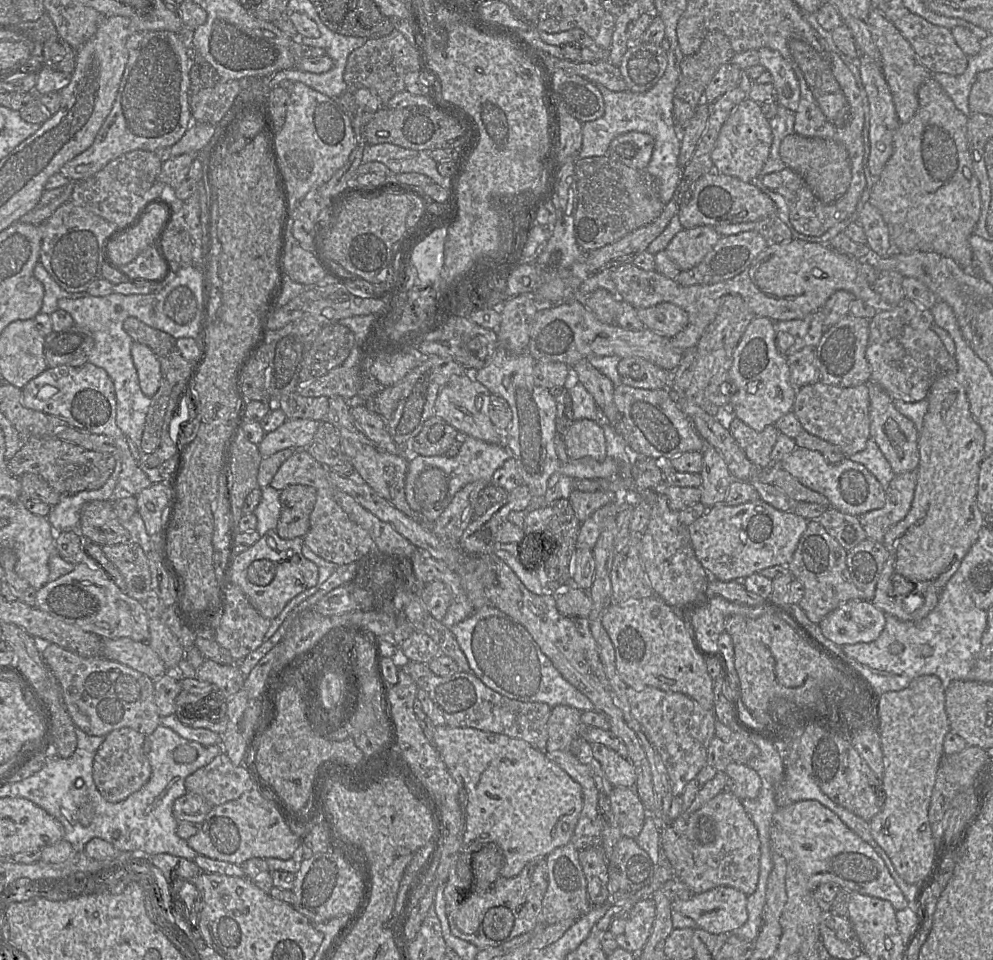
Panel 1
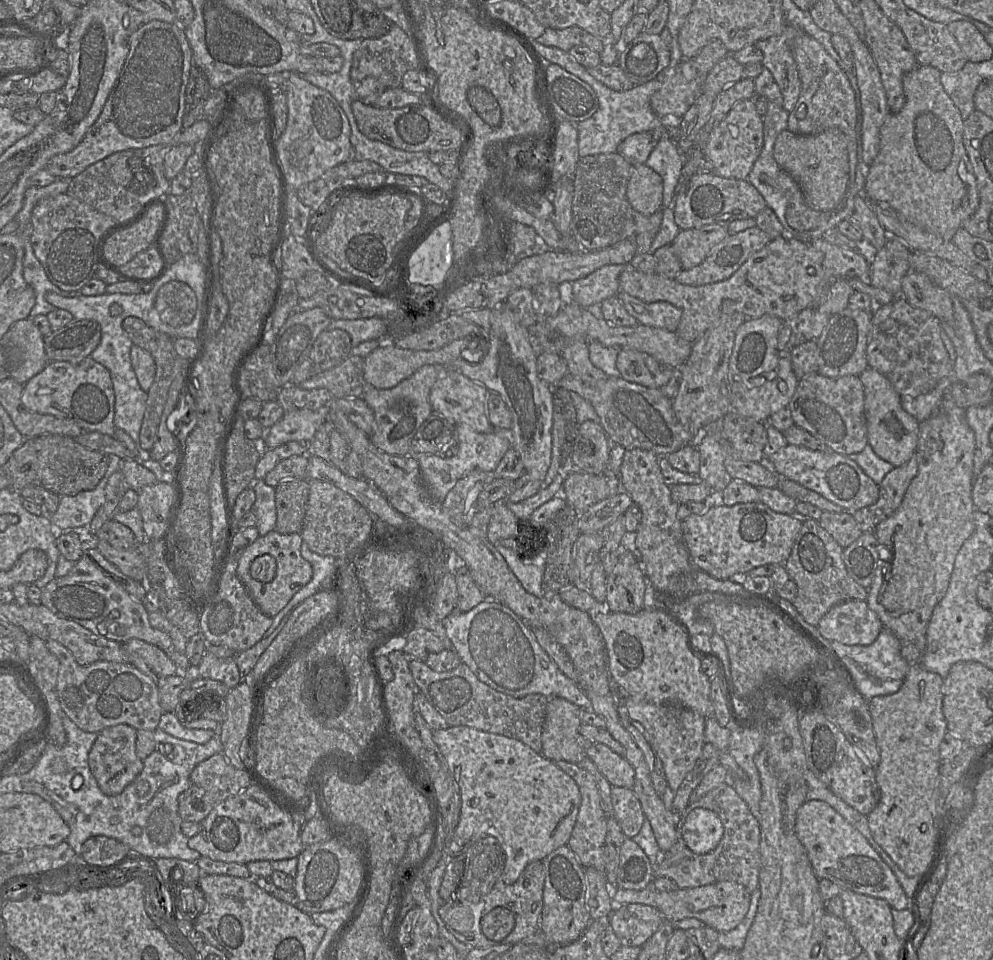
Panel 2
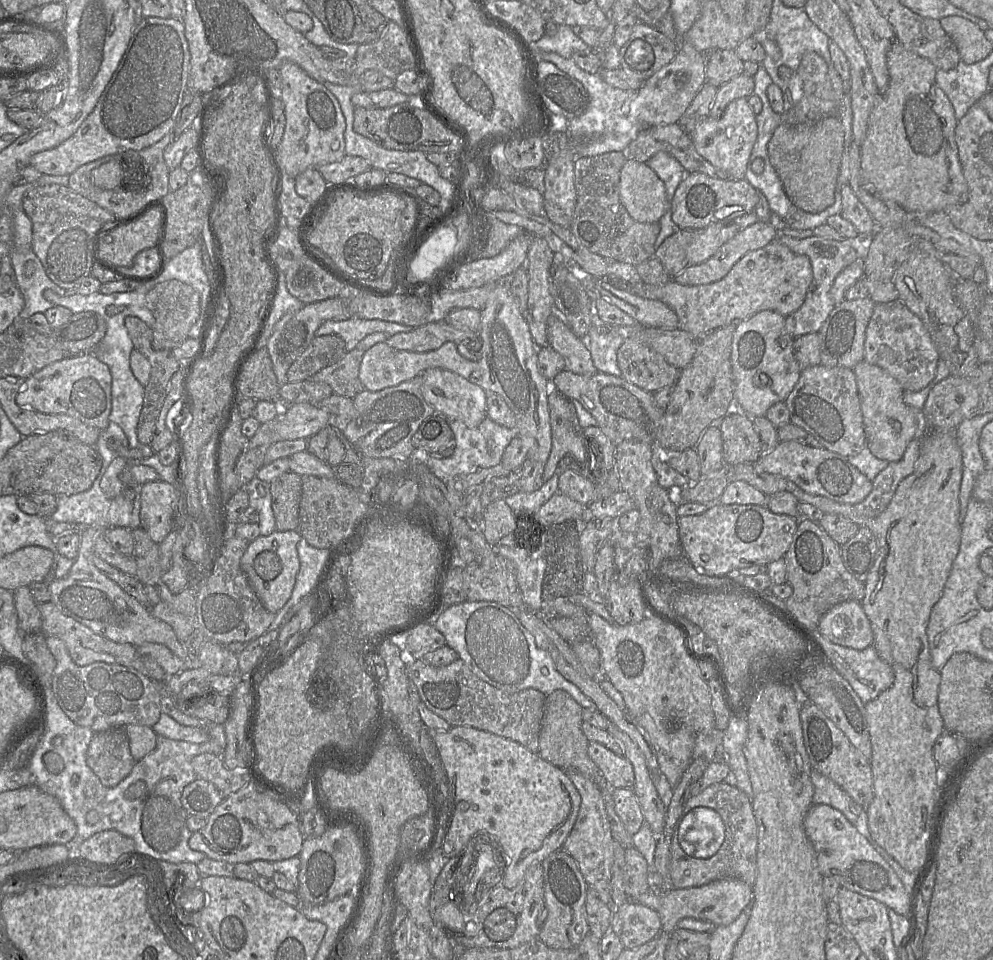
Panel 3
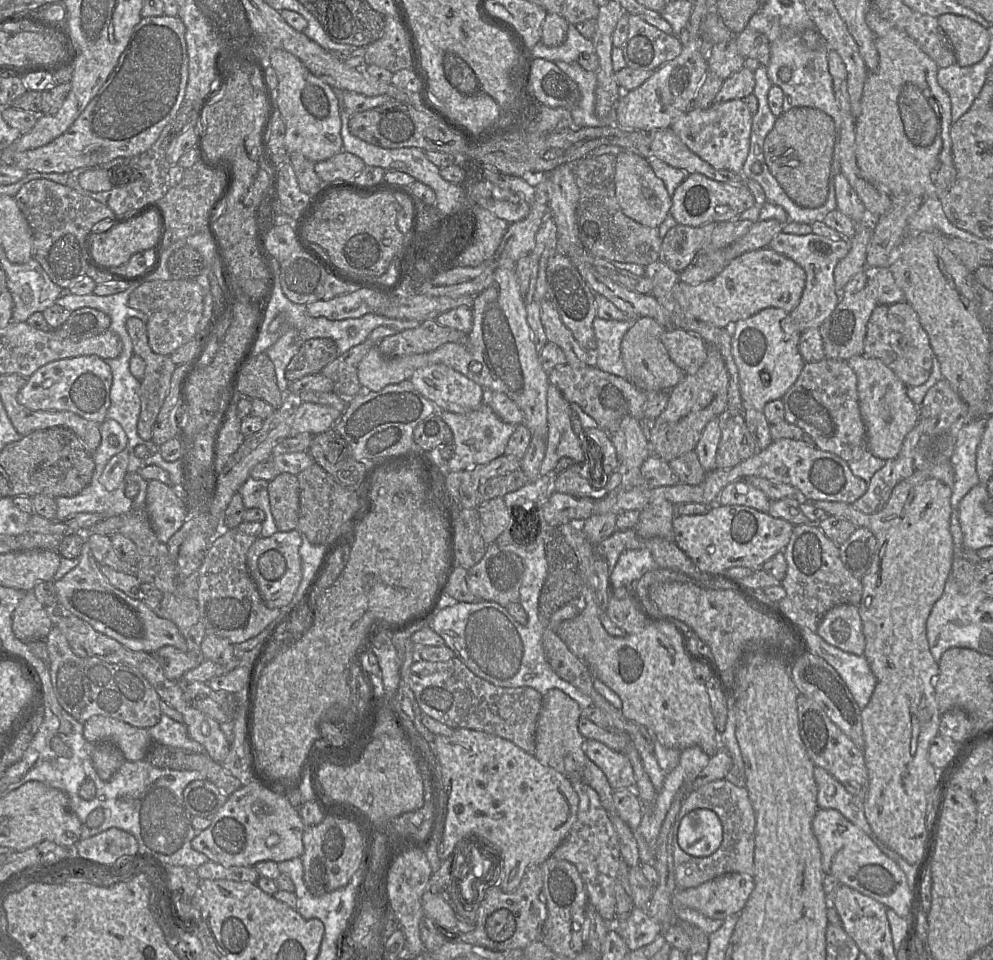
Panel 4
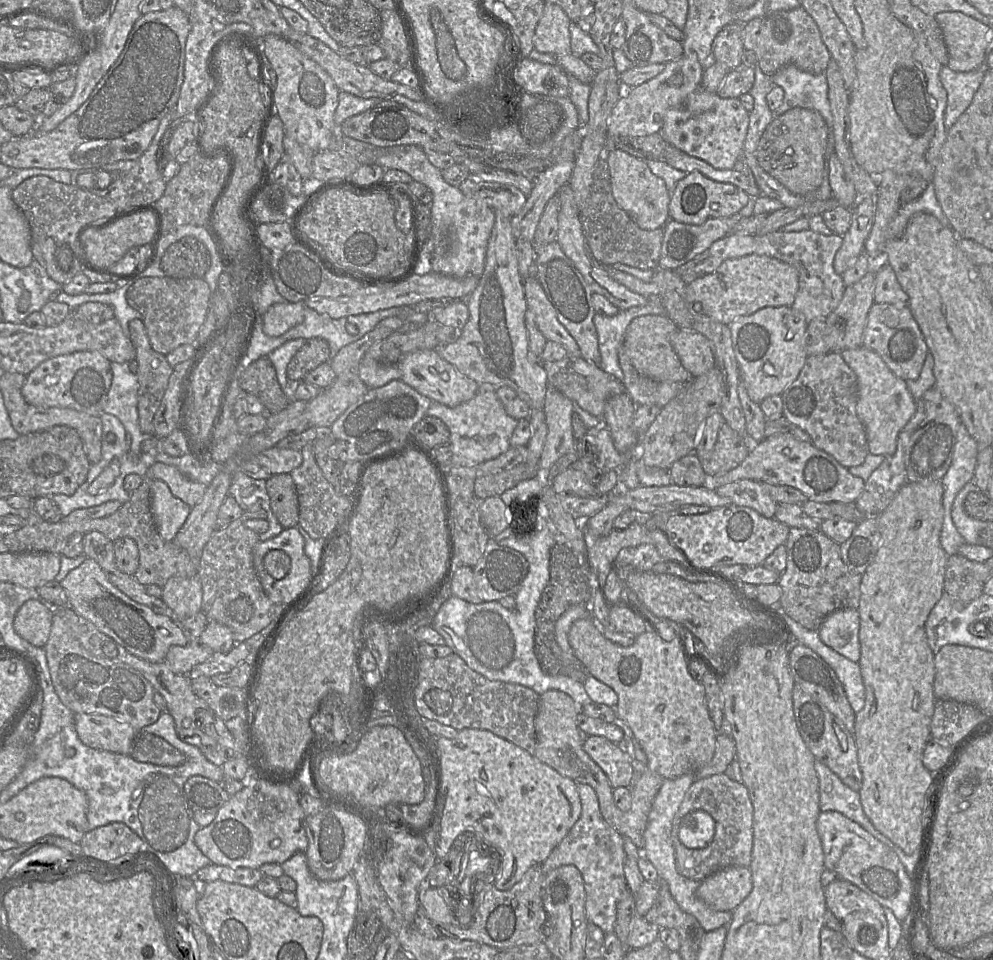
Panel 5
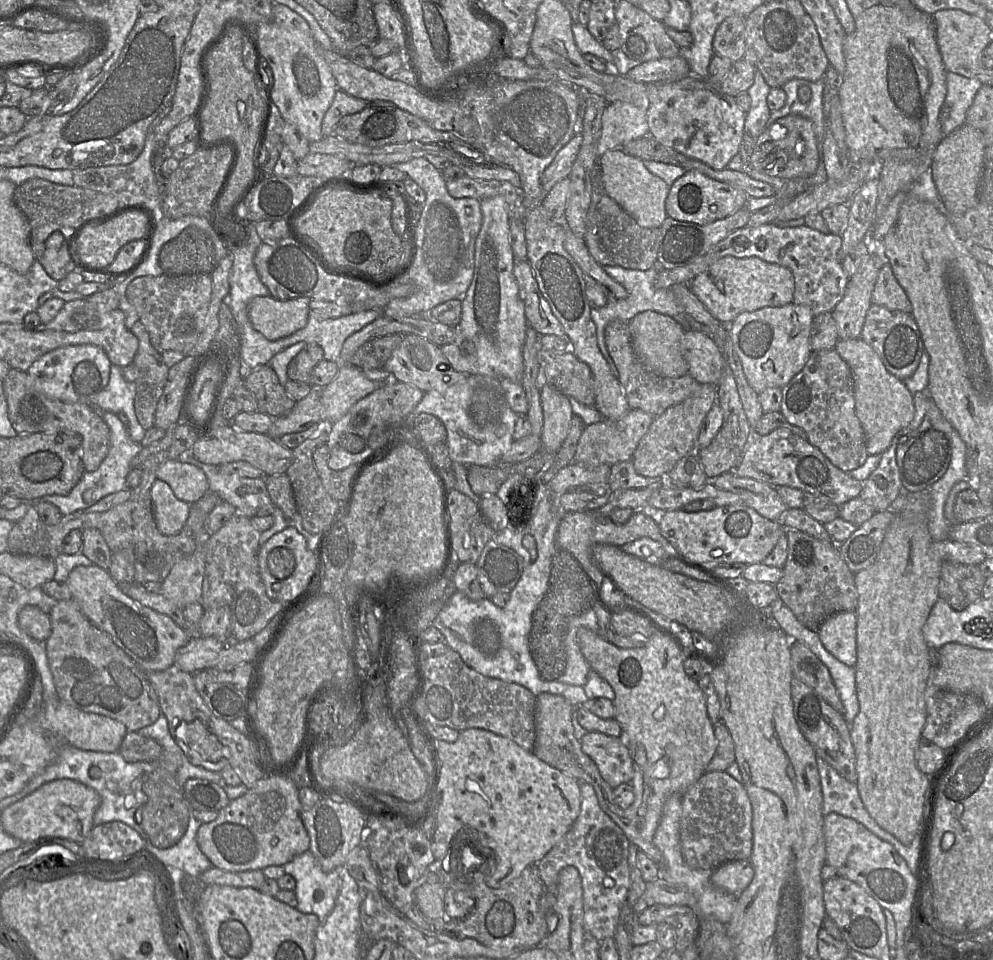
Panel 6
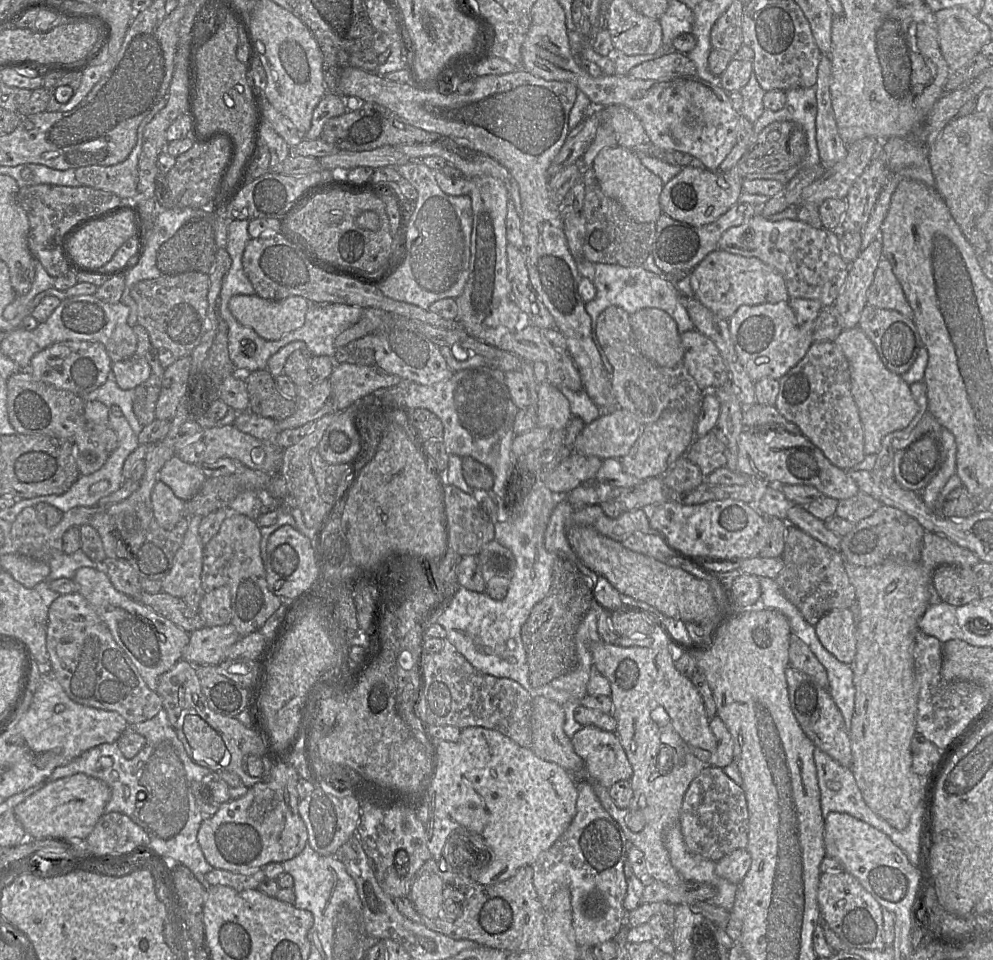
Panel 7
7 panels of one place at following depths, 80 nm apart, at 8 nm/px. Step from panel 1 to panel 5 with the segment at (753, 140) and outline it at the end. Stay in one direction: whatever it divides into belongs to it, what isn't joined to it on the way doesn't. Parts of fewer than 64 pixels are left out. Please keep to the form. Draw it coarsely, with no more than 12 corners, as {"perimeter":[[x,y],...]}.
{"perimeter":[[700,87],[661,134],[716,169],[743,155],[749,112]]}

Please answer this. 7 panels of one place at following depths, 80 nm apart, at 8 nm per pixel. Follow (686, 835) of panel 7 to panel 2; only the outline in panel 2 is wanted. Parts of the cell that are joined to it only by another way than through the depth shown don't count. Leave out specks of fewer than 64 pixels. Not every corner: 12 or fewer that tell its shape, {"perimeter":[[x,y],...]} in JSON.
{"perimeter":[[723,782],[695,808],[718,815],[721,841],[691,855],[676,843],[654,878],[679,889],[720,881],[759,886],[760,828],[747,804]]}

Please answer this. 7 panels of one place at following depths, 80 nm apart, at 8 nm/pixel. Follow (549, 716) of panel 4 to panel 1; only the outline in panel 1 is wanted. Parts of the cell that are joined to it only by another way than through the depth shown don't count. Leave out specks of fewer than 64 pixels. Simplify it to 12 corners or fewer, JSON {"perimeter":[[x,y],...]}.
{"perimeter":[[566,705],[551,709],[547,752],[570,751],[581,713]]}

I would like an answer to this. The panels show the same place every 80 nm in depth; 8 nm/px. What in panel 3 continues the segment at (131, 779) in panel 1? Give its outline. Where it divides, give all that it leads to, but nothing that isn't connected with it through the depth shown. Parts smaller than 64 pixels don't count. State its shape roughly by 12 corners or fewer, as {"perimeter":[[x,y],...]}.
{"perimeter":[[123,729],[95,732],[87,764],[104,786],[135,763]]}

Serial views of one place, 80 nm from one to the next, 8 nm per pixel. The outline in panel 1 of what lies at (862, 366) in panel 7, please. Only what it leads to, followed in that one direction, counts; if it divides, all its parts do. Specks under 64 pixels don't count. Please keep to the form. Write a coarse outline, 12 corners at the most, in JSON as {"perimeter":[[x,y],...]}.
{"perimeter":[[878,384],[869,390],[870,438],[895,475],[917,470],[914,423]]}

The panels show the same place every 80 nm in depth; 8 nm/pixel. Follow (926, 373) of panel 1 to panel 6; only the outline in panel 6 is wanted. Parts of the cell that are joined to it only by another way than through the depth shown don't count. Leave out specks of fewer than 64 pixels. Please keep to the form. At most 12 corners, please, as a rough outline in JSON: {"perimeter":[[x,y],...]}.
{"perimeter":[[874,304],[861,338],[901,381],[925,351],[911,313]]}

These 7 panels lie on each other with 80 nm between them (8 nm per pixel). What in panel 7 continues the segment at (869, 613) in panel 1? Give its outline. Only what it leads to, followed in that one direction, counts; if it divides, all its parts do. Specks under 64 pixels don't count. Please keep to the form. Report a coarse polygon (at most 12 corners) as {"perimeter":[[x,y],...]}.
{"perimeter":[[834,609],[815,626],[824,648],[851,665],[856,630],[850,609]]}

